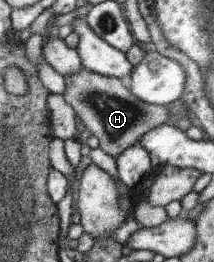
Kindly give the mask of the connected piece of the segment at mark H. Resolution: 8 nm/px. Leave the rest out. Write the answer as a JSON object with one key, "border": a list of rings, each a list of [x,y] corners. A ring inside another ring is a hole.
{"border":[[[84,68],[63,76],[63,100],[75,113],[84,134],[91,134],[98,140],[98,147],[117,158],[124,148],[135,143],[141,135],[157,126],[167,125],[169,110],[166,105],[149,104],[131,95],[126,79],[101,76]]]}

